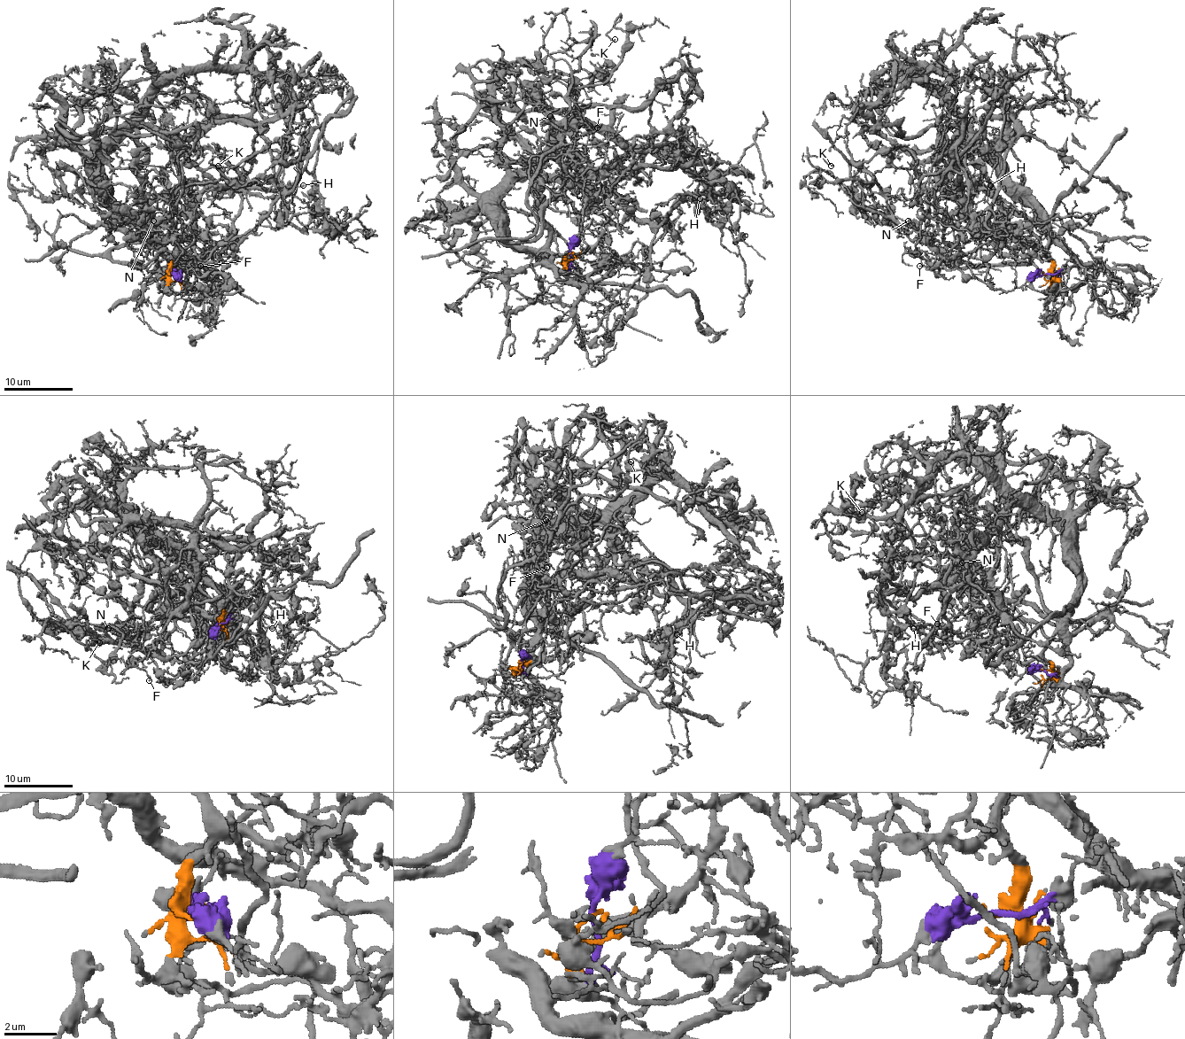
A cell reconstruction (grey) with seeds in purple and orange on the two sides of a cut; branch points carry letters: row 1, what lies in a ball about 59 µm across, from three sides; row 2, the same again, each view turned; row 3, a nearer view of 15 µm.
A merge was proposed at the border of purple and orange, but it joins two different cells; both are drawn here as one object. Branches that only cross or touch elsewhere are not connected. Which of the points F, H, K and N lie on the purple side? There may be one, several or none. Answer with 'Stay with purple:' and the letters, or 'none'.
Stay with purple: F, K, N

